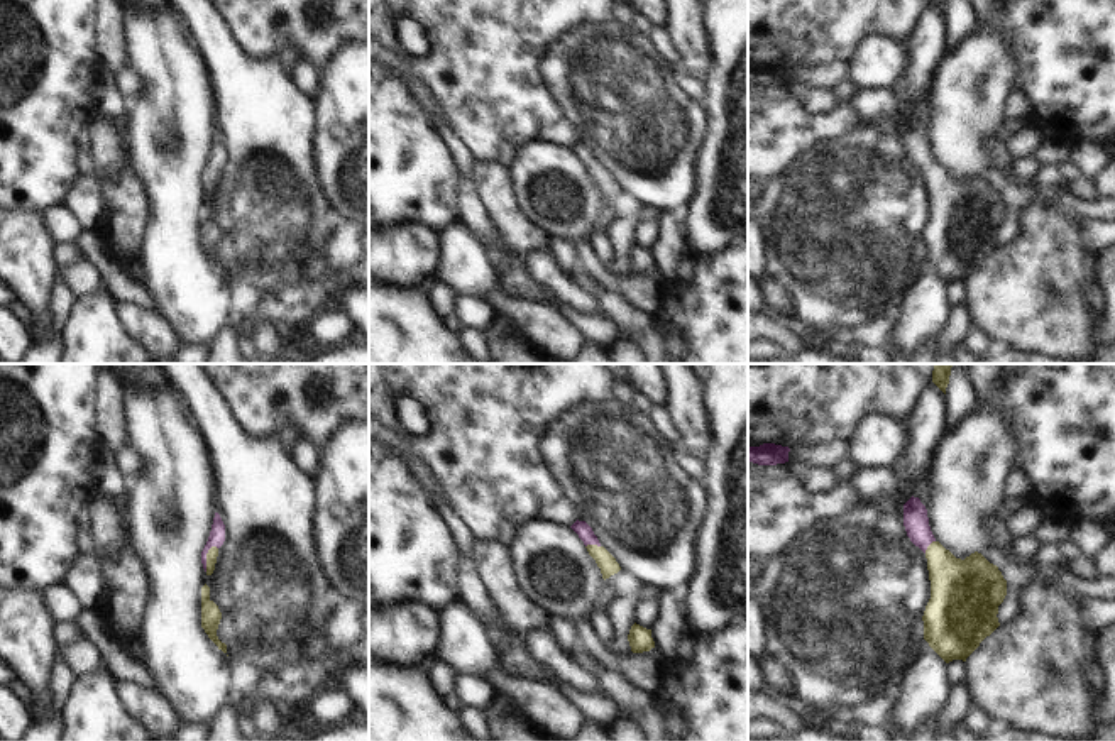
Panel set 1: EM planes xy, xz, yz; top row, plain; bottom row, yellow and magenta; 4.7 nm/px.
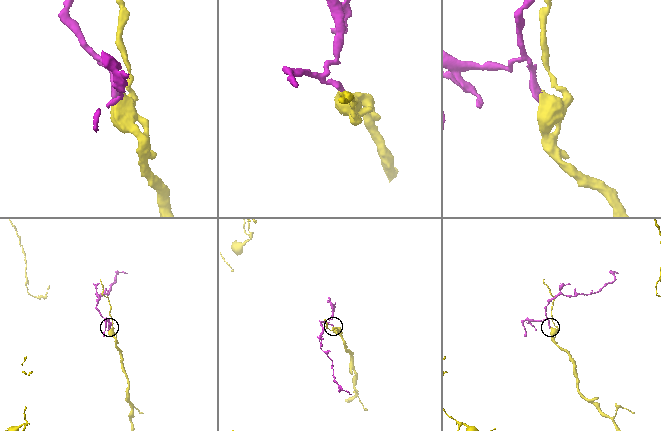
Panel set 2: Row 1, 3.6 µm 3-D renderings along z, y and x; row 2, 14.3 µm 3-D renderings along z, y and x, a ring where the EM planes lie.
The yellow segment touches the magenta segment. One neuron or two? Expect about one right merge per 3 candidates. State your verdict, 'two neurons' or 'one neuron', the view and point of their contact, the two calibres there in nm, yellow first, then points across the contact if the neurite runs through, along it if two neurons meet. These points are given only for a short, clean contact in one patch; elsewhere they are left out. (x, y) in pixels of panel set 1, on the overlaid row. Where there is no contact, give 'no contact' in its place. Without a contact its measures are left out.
one neuron; meets yellow in xy at (207, 557); 50 nm thick on the yellow side, 80 nm on the other; runs through xy (212, 554), (207, 557), (217, 535)

